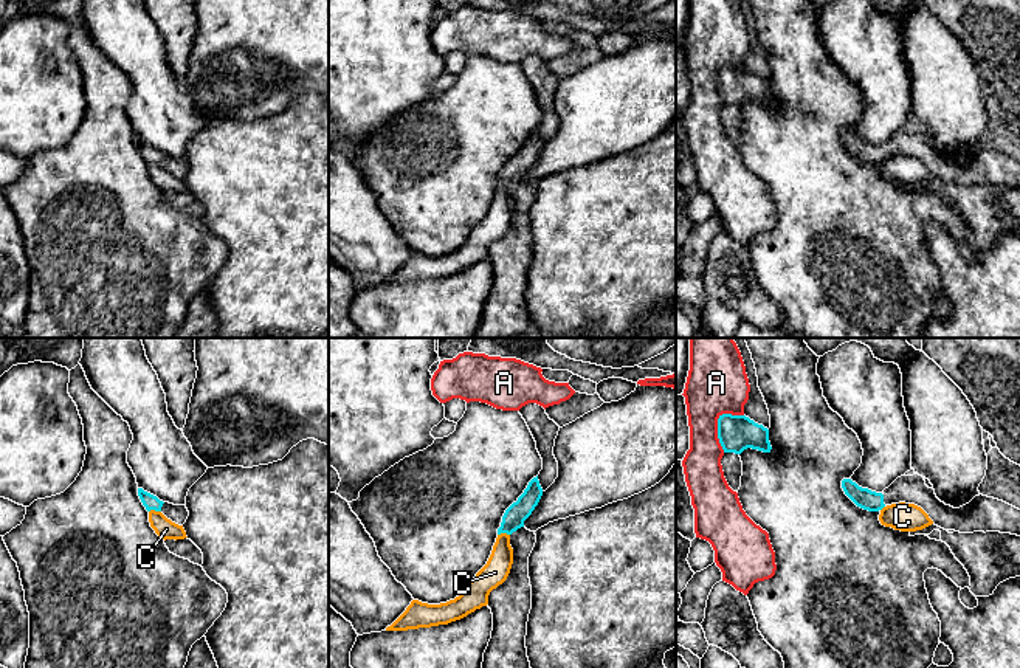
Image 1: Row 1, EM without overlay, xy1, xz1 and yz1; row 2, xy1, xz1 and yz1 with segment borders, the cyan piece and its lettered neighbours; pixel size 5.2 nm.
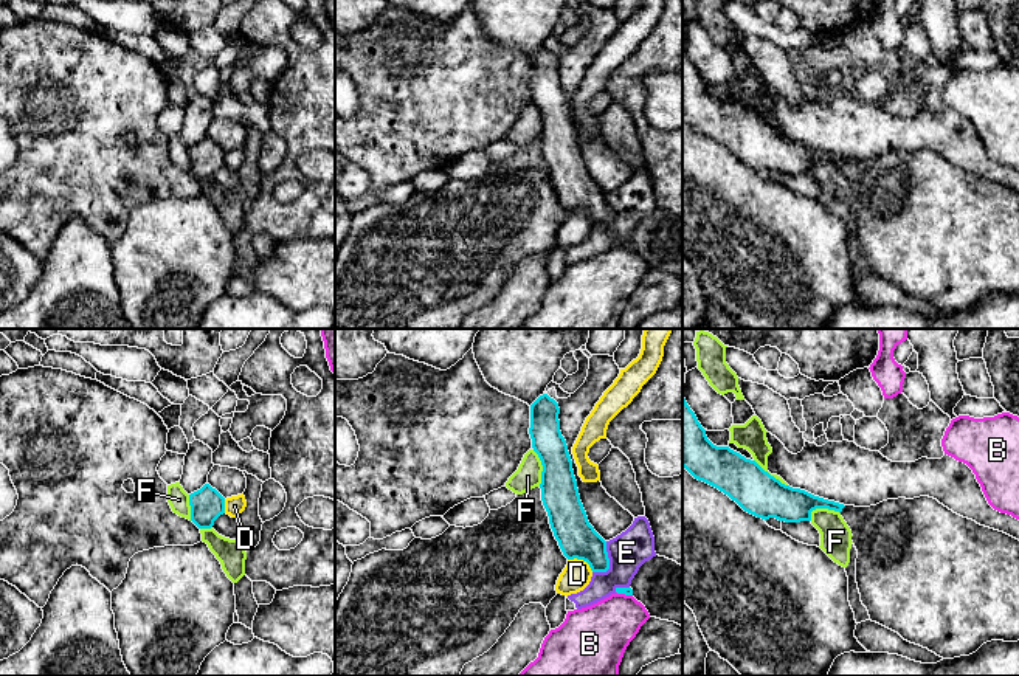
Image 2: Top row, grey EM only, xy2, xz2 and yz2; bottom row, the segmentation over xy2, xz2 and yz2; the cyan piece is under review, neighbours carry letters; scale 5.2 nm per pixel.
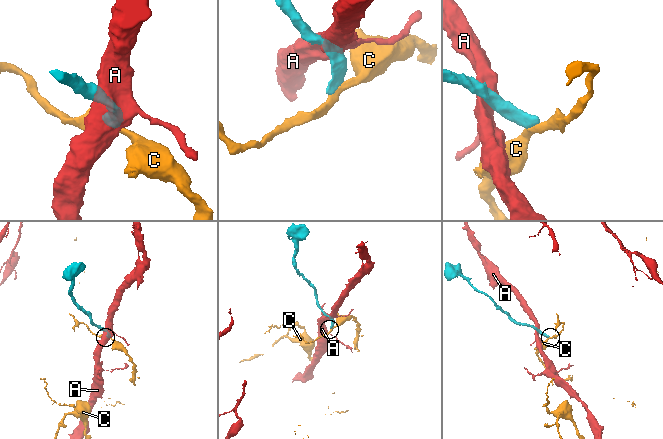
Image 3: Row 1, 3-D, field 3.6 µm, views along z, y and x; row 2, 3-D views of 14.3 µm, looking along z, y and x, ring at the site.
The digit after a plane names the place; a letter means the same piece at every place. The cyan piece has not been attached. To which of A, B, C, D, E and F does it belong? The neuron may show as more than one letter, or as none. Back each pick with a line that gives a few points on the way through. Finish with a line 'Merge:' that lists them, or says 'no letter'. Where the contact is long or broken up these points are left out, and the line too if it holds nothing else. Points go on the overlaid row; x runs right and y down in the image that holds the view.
Merge: no letter

